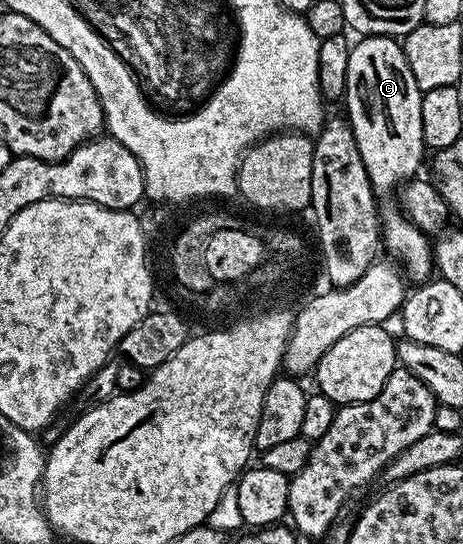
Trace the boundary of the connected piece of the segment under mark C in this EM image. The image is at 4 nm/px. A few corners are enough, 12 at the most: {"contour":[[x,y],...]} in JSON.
{"contour":[[403,44],[351,46],[346,120],[375,192],[426,154]]}

